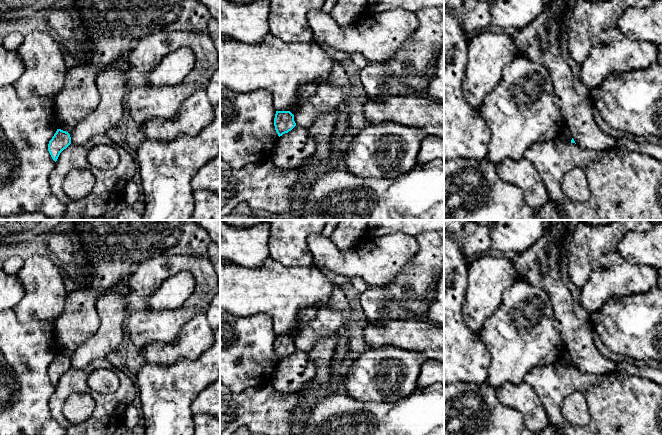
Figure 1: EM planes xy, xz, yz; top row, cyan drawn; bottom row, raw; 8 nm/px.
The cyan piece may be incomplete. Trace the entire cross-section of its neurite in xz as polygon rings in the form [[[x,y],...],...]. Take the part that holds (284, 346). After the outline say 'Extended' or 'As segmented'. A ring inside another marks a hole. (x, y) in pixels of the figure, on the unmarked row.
[[[276,335],[274,350],[279,361],[288,357],[296,350],[294,339],[290,335]]]. As segmented

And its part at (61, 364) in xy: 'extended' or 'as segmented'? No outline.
as segmented

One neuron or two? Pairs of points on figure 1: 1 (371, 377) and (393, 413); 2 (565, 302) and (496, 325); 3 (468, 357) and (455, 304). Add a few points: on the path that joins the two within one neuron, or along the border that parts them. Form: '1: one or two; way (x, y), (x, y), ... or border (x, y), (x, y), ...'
1: two; border (409, 394), (392, 402), (363, 402)
2: two; border (539, 286), (550, 299), (553, 325), (557, 329)
3: one; way (455, 344), (455, 317)

